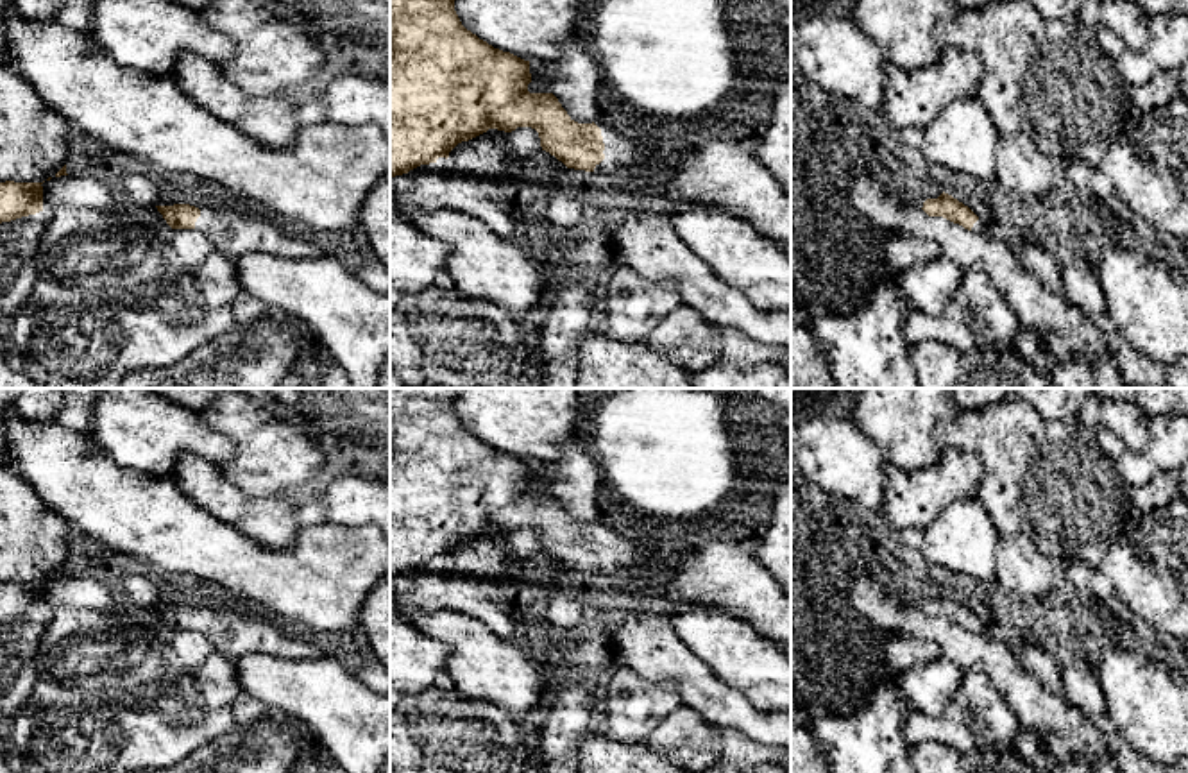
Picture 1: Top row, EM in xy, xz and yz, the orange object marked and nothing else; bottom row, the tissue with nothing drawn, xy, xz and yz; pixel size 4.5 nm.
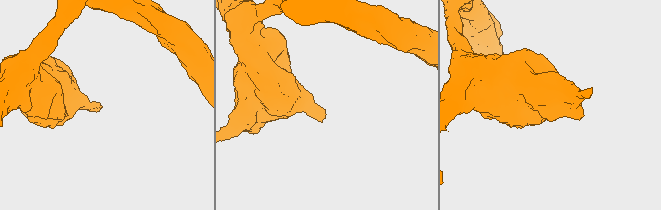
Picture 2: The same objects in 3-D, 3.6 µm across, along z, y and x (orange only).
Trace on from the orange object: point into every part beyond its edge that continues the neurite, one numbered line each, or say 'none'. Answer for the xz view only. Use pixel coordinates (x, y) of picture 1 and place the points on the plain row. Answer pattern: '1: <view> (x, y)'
1: xz (623, 555)

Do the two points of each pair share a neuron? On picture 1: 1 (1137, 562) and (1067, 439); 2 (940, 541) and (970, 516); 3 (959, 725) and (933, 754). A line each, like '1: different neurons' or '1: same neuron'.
1: different neurons
2: same neuron
3: different neurons

